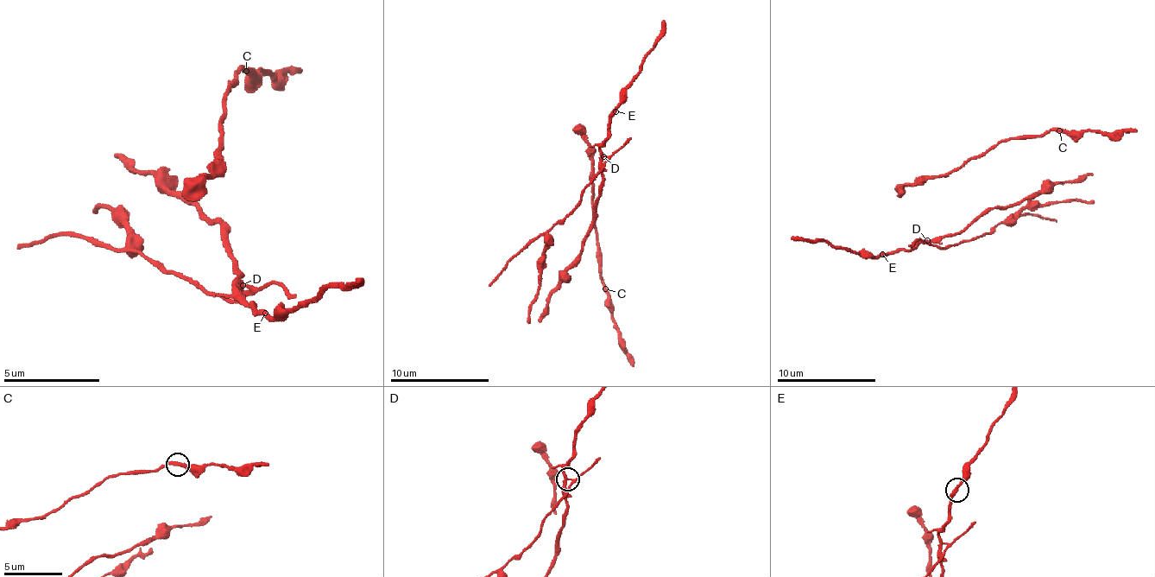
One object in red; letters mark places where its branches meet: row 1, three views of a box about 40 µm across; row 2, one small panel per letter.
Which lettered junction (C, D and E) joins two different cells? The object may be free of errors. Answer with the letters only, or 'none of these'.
D

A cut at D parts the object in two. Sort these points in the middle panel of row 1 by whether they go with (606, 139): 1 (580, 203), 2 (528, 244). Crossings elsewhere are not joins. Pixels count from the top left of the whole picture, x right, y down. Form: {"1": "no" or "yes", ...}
{"1": "no", "2": "no"}

